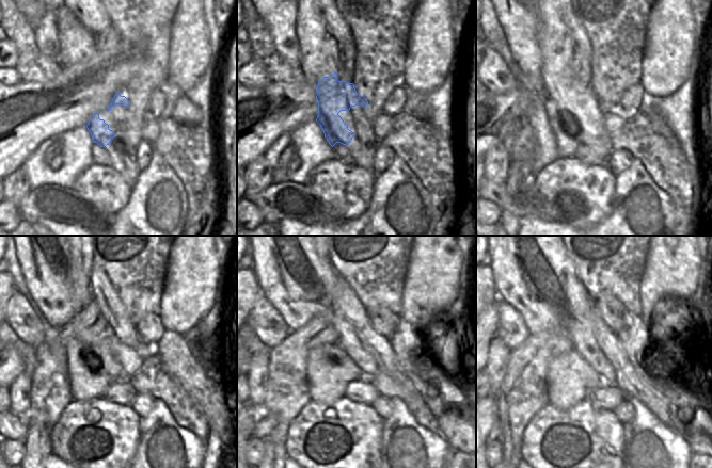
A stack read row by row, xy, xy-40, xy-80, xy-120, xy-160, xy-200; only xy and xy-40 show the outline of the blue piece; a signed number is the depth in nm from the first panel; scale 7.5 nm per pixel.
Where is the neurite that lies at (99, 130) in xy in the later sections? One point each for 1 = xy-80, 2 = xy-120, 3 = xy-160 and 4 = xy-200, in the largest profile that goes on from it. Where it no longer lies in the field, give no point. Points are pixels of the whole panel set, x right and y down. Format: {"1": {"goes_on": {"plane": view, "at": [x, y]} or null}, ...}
{"1": {"goes_on": {"plane": "xy-80", "at": [573, 96]}}, "2": {"goes_on": {"plane": "xy-120", "at": [89, 375]}}, "3": {"goes_on": {"plane": "xy-160", "at": [328, 375]}}, "4": {"goes_on": {"plane": "xy-200", "at": [569, 380]}}}

